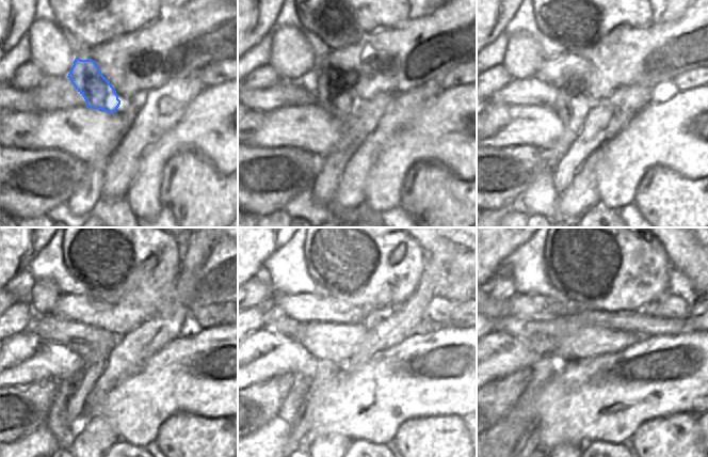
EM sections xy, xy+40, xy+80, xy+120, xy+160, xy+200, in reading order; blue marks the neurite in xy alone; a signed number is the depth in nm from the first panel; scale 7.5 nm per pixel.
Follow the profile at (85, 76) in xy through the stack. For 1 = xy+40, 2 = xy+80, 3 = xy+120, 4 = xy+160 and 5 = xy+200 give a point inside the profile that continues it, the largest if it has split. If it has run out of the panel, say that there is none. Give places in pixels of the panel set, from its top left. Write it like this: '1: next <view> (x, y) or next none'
1: next xy+40 (335, 90)
2: next xy+80 (573, 105)
3: next xy+120 (82, 383)
4: next xy+160 (326, 371)
5: next xy+200 (530, 441)

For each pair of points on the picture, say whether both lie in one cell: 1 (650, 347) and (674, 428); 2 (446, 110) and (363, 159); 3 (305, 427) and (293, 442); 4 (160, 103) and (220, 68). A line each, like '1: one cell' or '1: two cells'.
1: two cells
2: two cells
3: one cell
4: two cells

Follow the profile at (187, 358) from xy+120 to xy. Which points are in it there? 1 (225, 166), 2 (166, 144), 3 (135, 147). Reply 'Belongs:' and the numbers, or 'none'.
Belongs: 1, 2

